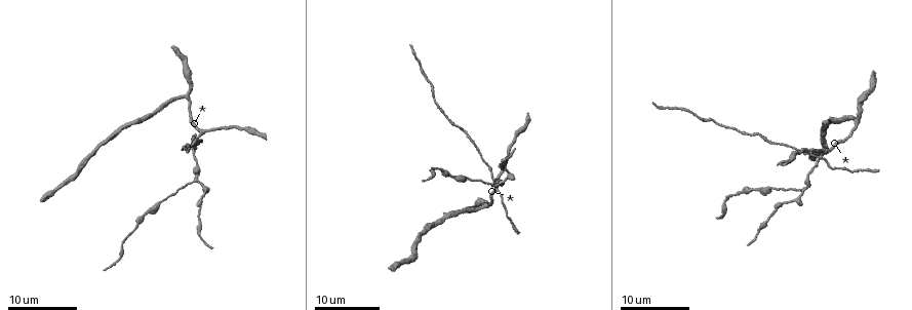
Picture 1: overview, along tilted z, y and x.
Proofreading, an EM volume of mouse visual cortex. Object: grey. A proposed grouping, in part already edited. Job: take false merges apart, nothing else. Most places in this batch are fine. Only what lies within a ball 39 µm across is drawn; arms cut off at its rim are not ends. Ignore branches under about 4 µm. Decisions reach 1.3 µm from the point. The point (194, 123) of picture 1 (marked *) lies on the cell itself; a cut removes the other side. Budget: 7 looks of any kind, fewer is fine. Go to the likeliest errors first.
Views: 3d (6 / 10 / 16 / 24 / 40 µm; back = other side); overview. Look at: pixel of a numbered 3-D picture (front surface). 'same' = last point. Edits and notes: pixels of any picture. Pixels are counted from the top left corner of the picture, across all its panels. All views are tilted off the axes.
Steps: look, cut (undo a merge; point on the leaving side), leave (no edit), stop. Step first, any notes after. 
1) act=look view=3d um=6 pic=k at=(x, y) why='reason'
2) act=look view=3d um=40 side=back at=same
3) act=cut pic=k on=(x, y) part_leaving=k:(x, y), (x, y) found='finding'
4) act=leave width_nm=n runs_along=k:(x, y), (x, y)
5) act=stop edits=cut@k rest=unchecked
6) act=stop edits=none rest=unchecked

act=look view=3d um=16 pic=1 at=(495, 190) why='looks like a crossing'

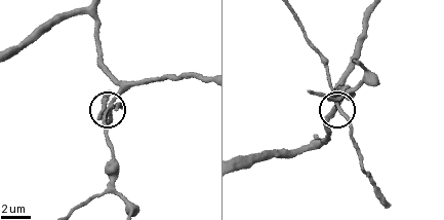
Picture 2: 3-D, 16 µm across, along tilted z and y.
act=look view=3d um=10 pic=2 at=(339, 105)

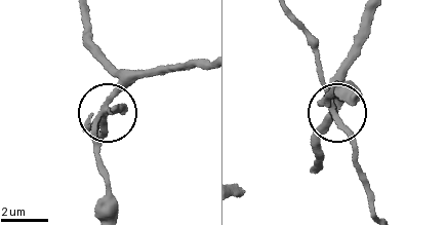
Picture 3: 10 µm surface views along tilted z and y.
act=cut pic=3 on=(103, 127) width_nm=230 found='a second cell is stuck on'

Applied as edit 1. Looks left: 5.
act=look view=3d um=16 pic=1 at=(195, 179) why='branch point'

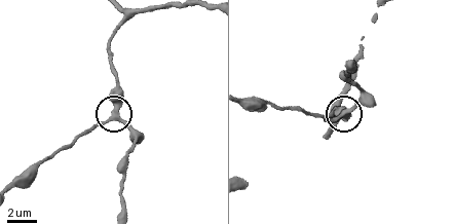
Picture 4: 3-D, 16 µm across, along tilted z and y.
act=look view=3d um=10 pic=4 at=(114, 117)

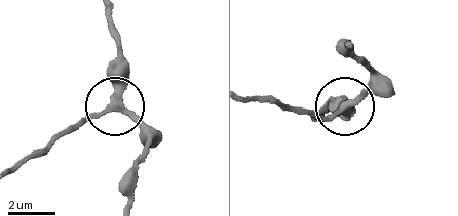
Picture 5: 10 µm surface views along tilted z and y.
act=leave side_arm_um=13 runs_along=5:(109, 11), (120, 102), (159, 139) found='continuous, no second cell'

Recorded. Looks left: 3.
act=look view=3d um=24 pic=1 at=(184, 97) why='branch point'

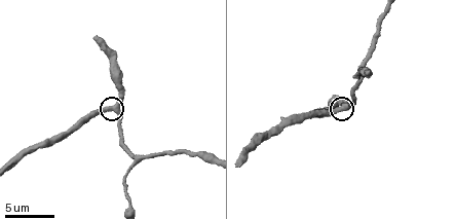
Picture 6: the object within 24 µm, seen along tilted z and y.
act=look view=3d um=6 pic=6 at=(110, 106) why='zoom in'

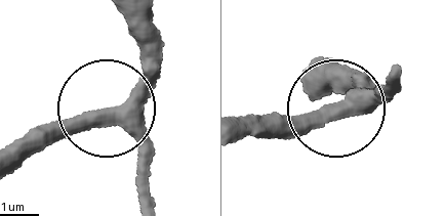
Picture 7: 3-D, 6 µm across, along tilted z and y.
act=leave runs_along=7:(142, 205), (145, 149), (114, 112), (143, 67), (143, 11) found='continuous, no second cell'

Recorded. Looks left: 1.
act=stop edits=cut@3 rest=unchecked

